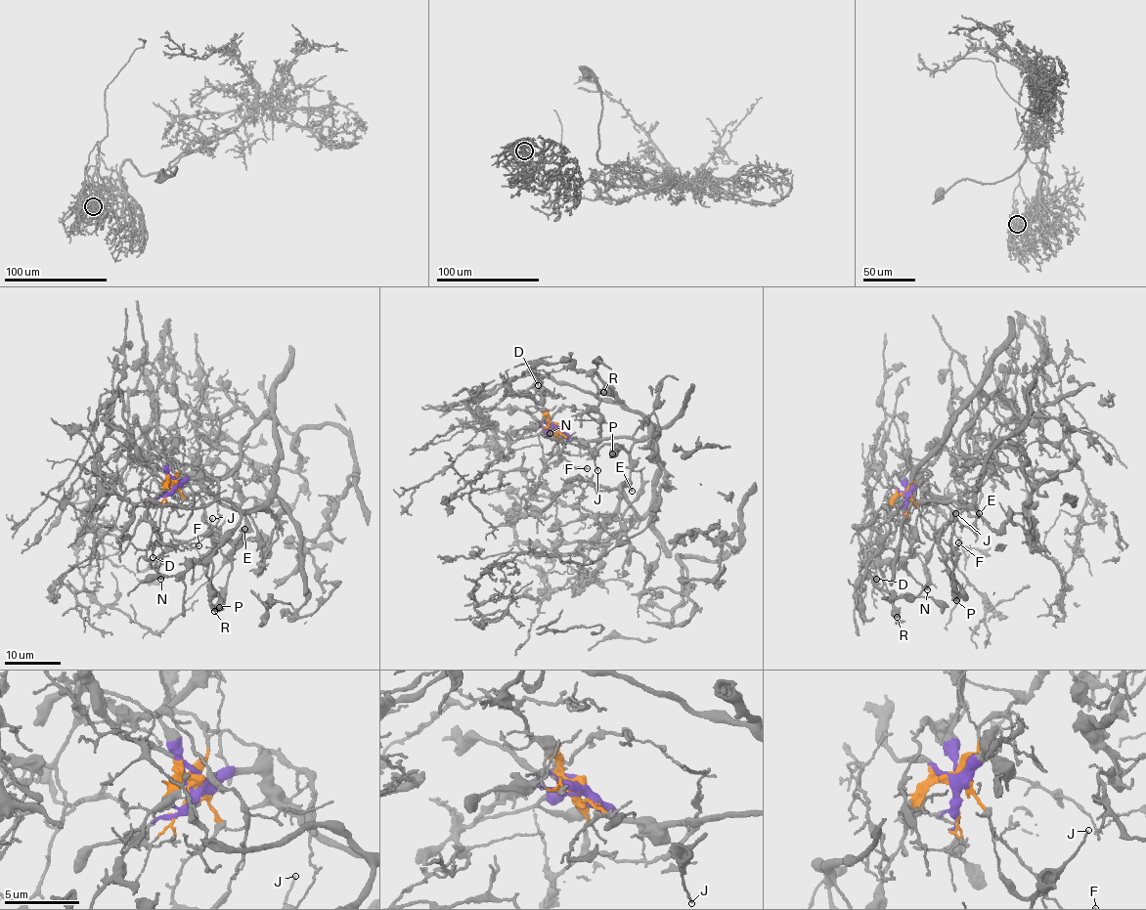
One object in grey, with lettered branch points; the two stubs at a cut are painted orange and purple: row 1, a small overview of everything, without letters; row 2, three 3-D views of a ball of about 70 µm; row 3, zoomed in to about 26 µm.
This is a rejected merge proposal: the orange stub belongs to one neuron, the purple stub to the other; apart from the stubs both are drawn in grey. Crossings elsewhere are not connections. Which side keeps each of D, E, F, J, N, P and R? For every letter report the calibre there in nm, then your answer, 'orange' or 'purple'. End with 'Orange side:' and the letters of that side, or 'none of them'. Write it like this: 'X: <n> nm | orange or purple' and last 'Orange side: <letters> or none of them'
D: 140 nm | orange
E: 180 nm | purple
F: 120 nm | orange
J: 130 nm | purple
N: 480 nm | purple
P: 440 nm | purple
R: 650 nm | purple
Orange side: D, F

